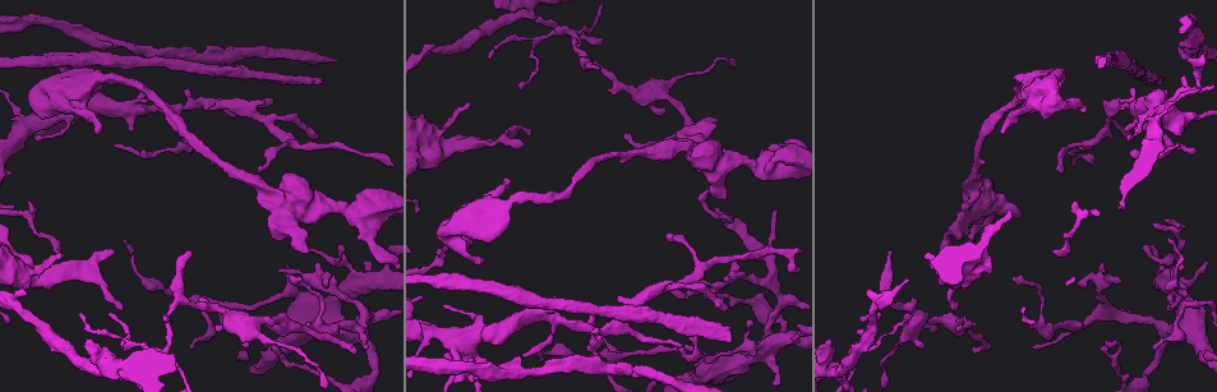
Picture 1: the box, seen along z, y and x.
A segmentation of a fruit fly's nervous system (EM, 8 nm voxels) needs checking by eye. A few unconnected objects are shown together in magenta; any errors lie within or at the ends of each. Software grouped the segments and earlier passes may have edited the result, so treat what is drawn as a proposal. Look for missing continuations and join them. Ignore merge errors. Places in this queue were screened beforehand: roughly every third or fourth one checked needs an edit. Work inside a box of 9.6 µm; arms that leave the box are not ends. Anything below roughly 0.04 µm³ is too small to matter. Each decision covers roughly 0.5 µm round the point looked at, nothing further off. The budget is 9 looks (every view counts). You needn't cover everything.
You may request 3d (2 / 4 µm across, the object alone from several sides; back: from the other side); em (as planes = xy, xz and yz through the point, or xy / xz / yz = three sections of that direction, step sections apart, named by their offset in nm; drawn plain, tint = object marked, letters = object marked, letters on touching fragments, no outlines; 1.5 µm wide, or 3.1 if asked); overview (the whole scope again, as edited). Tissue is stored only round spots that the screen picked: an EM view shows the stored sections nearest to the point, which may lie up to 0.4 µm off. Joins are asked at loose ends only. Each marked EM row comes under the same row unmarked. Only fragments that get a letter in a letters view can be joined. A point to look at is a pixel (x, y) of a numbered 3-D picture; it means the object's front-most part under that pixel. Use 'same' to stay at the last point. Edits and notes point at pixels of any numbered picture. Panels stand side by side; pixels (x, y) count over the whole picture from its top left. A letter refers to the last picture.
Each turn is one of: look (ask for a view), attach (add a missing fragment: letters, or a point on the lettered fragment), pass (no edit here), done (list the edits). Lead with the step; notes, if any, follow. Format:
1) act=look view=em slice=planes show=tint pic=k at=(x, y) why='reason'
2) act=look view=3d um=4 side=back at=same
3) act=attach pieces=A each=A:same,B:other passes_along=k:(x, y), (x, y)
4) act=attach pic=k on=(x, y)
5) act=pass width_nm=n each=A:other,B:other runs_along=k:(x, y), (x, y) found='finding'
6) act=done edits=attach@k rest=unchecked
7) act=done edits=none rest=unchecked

act=look view=3d um=4 side=back pic=1 at=(1056, 168) why='branch stops here'

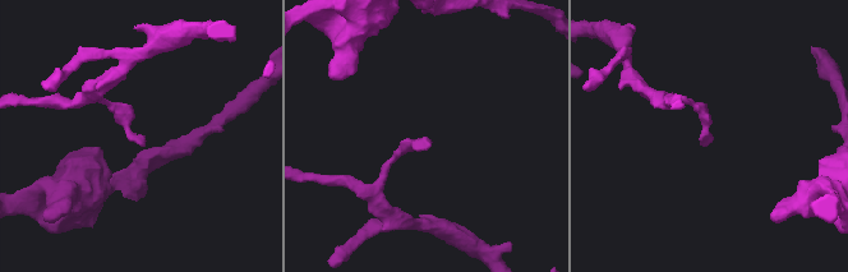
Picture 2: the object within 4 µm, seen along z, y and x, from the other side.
act=look view=em slice=planes show=letters pic=2 at=(141, 140) why='shape alone is not enough'

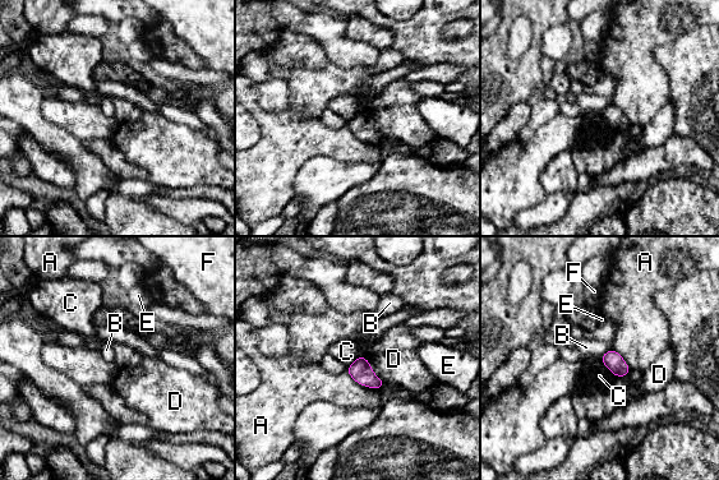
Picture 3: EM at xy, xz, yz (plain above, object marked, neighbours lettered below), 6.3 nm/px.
act=pass each=A:other,B:other,C:other,D:other,E:other,F:other border=3:(362, 355), (372, 370), (386, 383) found='none of them fits'

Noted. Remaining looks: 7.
act=look view=3d um=4 pic=1 at=(1082, 110) why='branch stops here'

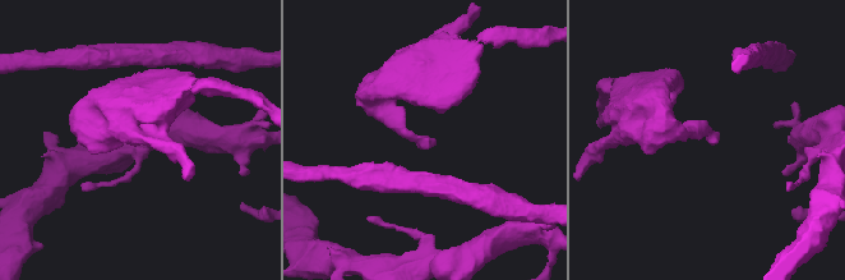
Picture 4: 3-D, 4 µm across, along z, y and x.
act=look view=em slice=yz step=8 show=letters pic=4 at=(711, 139)

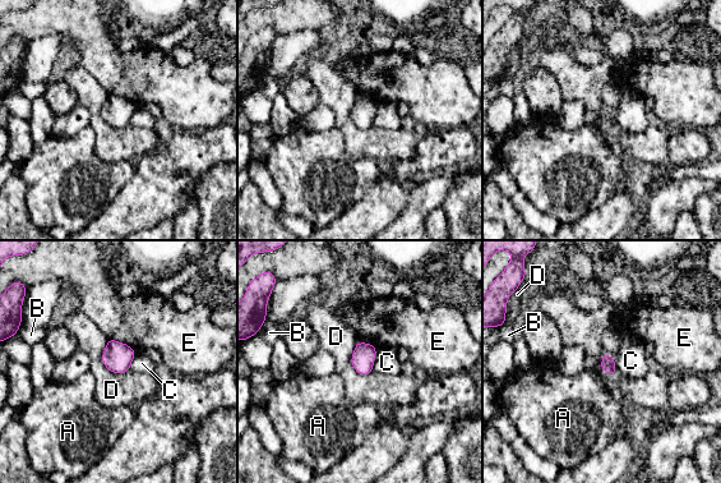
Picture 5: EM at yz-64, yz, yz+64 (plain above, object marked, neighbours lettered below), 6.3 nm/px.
act=look view=em slice=planes show=letters at=same why='another direction'

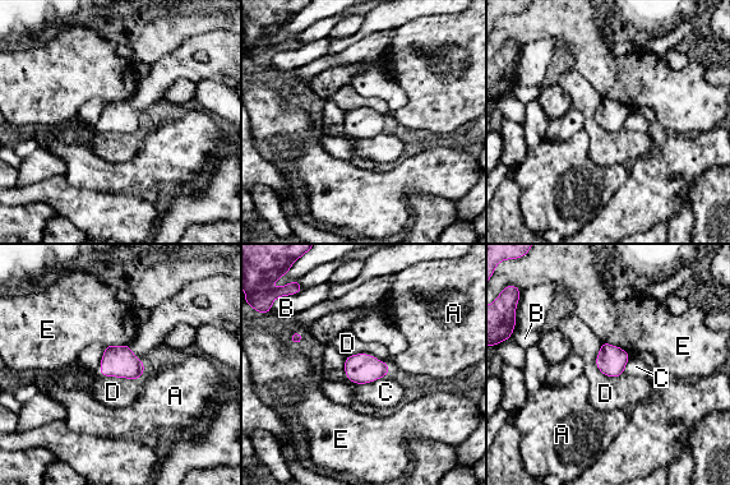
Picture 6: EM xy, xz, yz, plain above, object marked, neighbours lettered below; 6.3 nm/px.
act=pass each=A:other,B:other,C:other,D:other,E:other border=6:(601, 342), (596, 366), (623, 374) found='none of them fits'

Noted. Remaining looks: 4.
act=look view=em slice=xy step=4 show=letters pic=1 at=(954, 310) why='thin end'

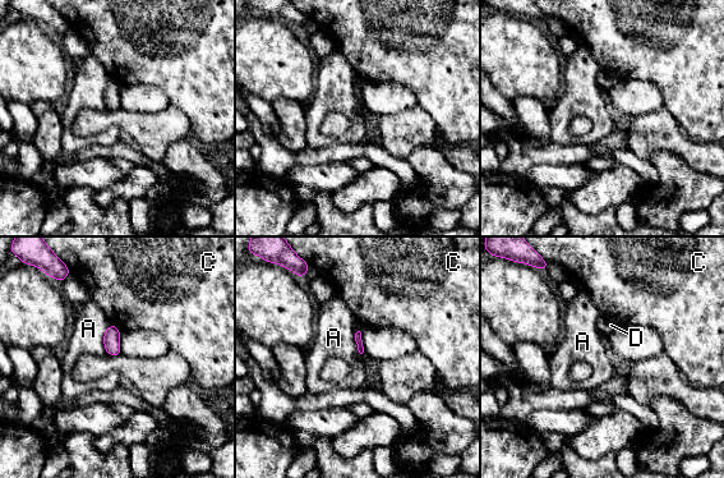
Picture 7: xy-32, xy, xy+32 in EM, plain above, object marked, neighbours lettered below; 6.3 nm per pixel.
act=pass each=A:other,C:other,D:other border=7:(110, 323), (104, 335), (107, 354) found='no lettered fragment goes on from it'

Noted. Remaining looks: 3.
act=look view=em slice=yz step=4 show=tint pic=1 at=(1034, 347) why='tapers out'

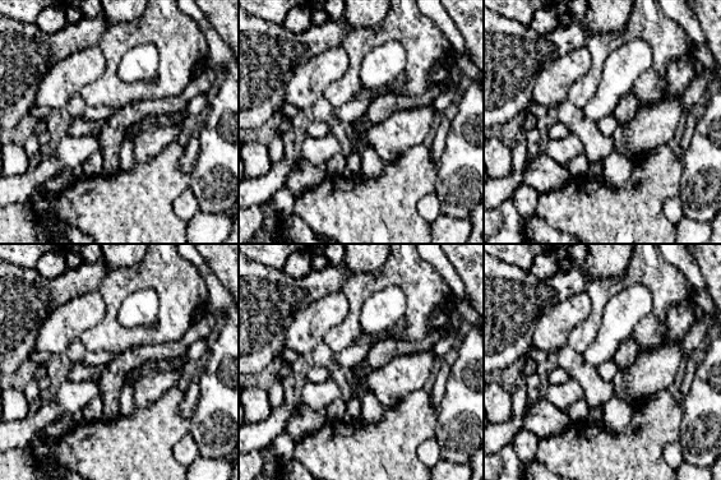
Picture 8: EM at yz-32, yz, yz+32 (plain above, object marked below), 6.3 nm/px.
act=look view=em slice=planes show=letters at=same

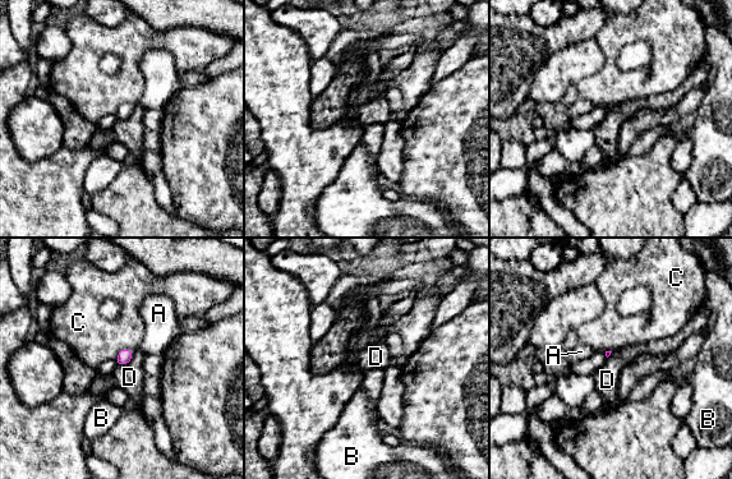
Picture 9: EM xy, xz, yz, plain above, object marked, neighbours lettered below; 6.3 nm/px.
act=pass each=A:other,B:other,C:other,D:other border=9:(130, 359), (125, 364), (118, 365) found='none of them fits'

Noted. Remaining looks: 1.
act=done edits=none rest=unchecked

